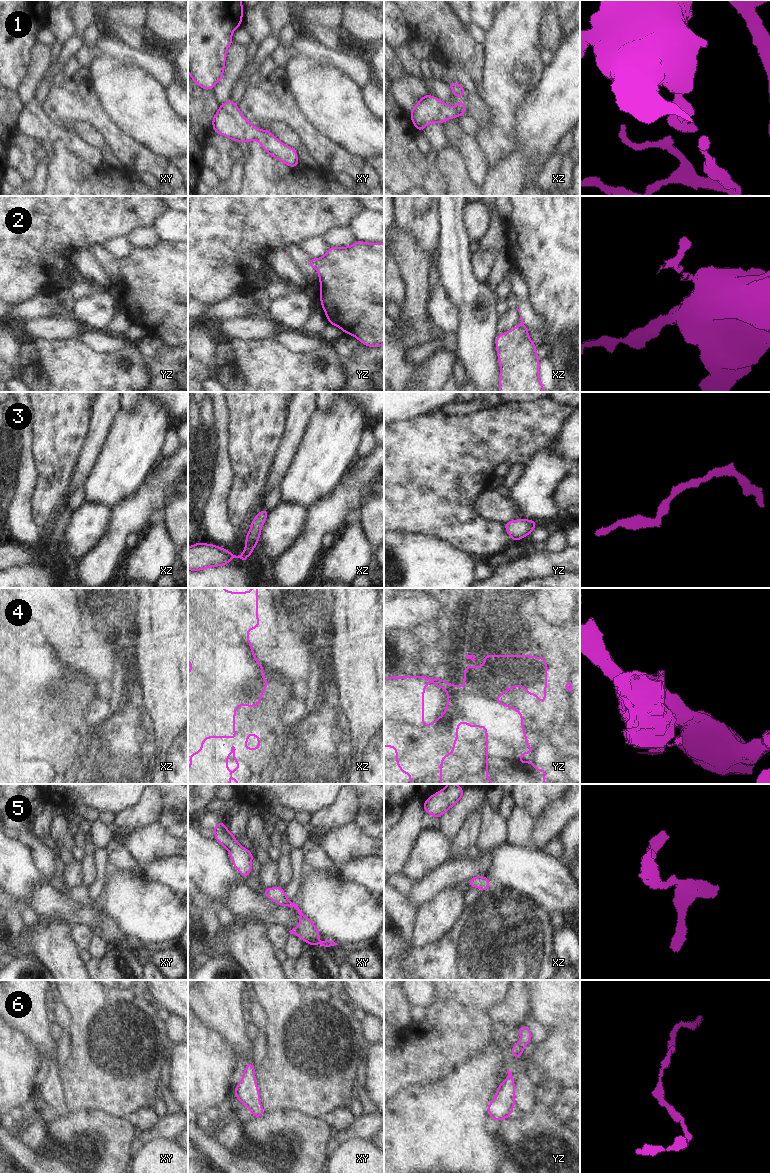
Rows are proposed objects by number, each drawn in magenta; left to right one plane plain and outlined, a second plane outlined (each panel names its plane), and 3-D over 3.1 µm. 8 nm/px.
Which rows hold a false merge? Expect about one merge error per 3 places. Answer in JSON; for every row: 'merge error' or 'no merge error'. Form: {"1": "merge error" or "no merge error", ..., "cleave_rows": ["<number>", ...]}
{"1": "no merge error", "2": "merge error", "3": "no merge error", "4": "merge error", "5": "no merge error", "6": "no merge error", "cleave_rows": ["2", "4"]}

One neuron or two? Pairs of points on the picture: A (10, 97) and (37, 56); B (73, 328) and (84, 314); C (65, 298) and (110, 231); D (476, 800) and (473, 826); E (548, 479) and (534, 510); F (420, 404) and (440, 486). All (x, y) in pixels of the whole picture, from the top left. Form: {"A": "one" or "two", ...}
{"A": "two", "B": "two", "C": "two", "D": "two", "E": "one", "F": "two"}

